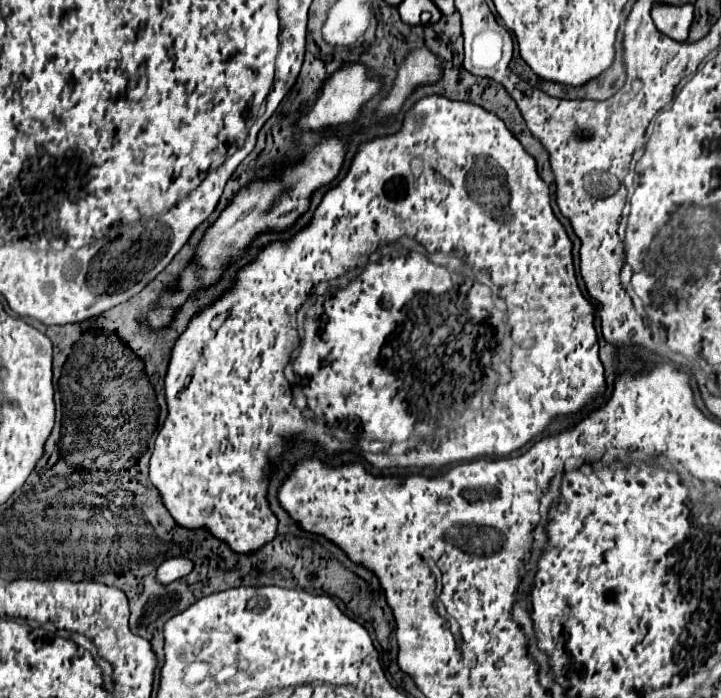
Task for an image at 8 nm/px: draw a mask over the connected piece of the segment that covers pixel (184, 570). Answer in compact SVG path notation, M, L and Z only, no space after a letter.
M172 557L172 559L166 559L158 567L156 579L158 579L158 583L168 585L168 583L172 583L176 579L182 579L190 571L192 571L192 561L190 559L186 559L186 557Z

